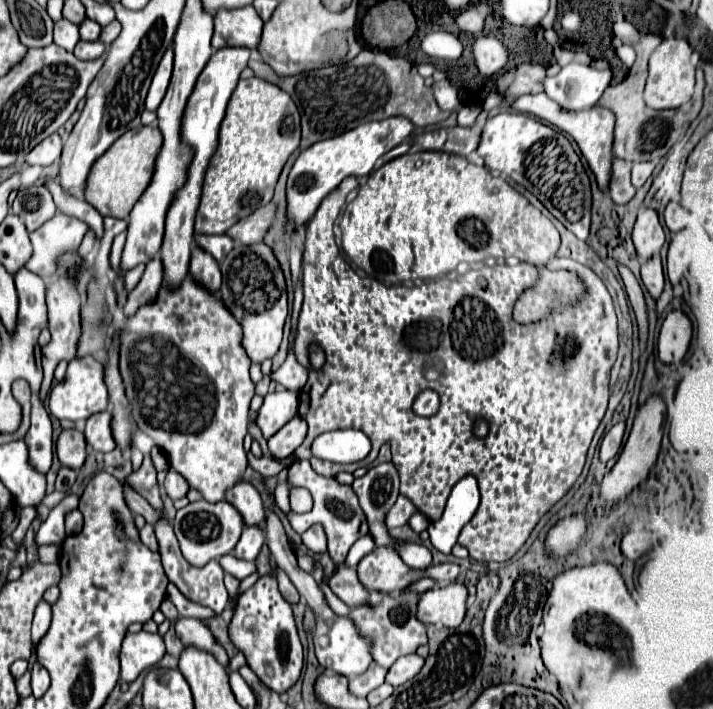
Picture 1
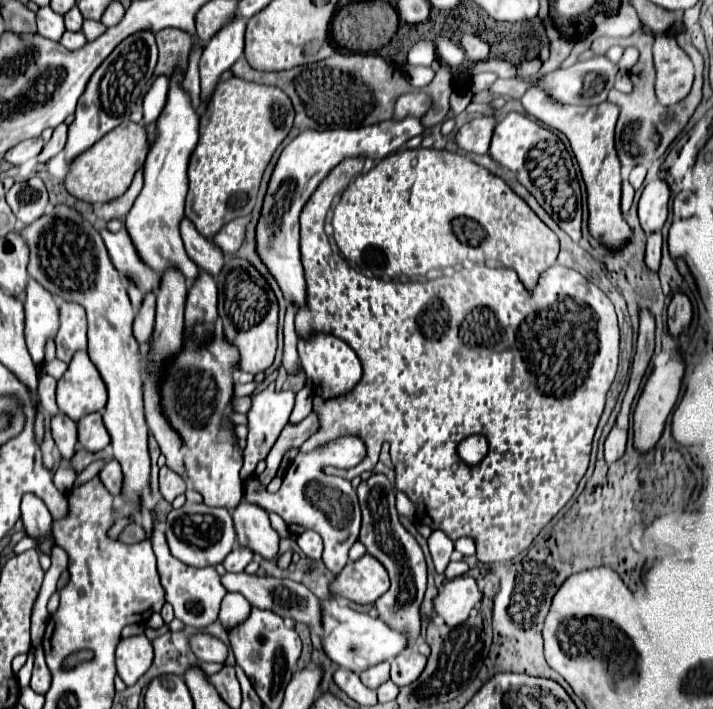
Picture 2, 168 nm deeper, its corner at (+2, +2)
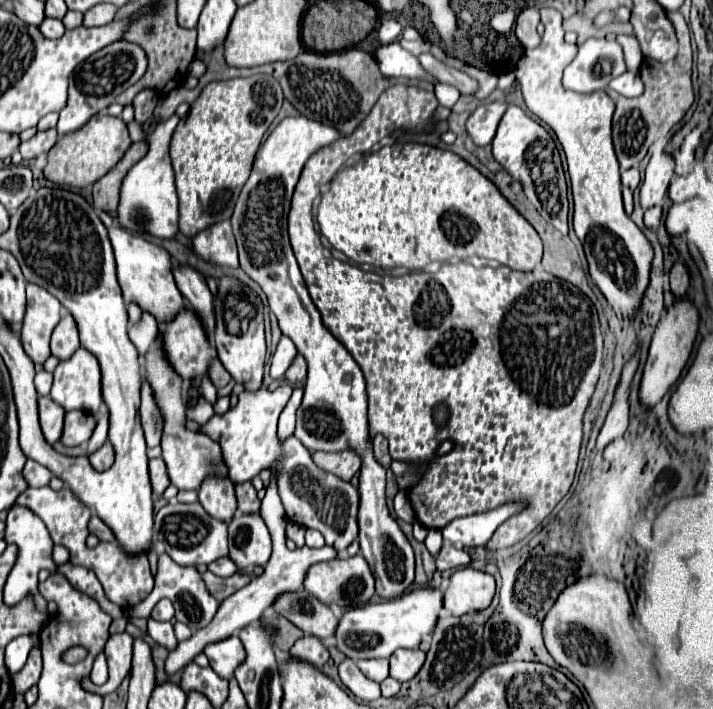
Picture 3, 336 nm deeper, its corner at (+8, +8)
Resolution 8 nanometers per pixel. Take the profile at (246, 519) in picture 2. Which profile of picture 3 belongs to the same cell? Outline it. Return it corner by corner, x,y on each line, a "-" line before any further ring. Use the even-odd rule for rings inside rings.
236,512
228,522
230,558
238,568
264,566
272,554
272,536
258,514

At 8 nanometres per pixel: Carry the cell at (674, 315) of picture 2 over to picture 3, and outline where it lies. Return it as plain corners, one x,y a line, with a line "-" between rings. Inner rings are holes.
674,264
670,270
670,290
674,296
684,296
688,290
688,270
682,264

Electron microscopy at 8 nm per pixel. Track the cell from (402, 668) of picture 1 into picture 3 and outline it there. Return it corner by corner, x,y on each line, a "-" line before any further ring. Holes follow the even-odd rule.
418,648
394,652
394,656
390,656
390,676
396,678
398,682
412,680
418,674
418,670
422,668
424,658
426,658
426,654

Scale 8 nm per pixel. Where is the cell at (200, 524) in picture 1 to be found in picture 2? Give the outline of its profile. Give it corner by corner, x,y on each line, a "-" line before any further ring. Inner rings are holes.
186,502
180,510
172,510
168,514
166,538
172,556
196,568
220,564
236,544
236,532
228,510
212,508
206,504
190,504
190,502

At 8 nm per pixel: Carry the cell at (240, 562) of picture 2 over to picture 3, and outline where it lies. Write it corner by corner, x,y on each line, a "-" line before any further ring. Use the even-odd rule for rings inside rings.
224,556
222,560
214,560
210,566
208,566
210,572
214,572
216,576
232,576
234,572
238,572
238,566
228,558

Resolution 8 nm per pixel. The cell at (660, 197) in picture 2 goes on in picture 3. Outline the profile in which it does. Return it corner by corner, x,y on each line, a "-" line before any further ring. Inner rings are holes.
664,150
652,154
650,164
646,168
646,178
640,186
640,206
642,210
662,204
662,198
668,192
670,178
674,174
674,160

